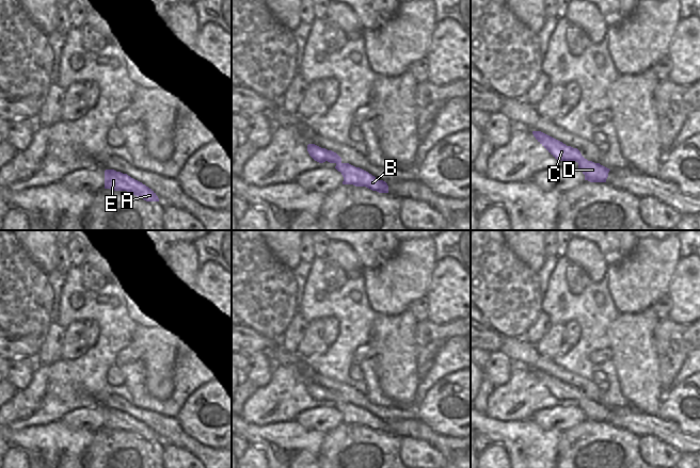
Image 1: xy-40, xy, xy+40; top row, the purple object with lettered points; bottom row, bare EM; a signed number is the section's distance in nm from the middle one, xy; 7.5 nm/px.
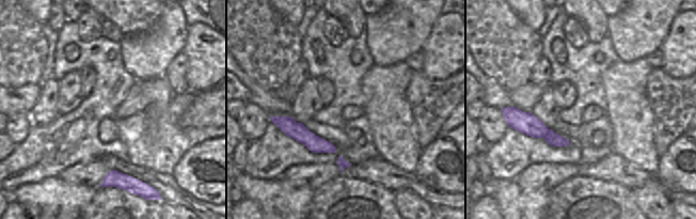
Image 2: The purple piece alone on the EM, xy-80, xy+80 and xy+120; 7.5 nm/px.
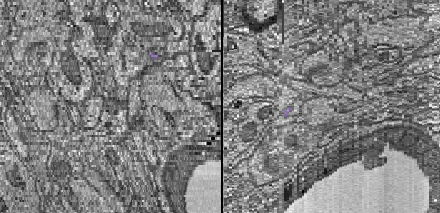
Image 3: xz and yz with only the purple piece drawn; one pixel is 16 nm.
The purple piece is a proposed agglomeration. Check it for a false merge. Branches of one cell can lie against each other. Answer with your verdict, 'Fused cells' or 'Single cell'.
Single cell.

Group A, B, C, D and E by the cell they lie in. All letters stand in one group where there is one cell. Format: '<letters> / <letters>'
A B C D E

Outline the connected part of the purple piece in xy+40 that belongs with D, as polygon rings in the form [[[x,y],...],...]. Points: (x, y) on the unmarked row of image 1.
[[[532,370],[536,378],[558,400],[575,400],[585,414],[585,419],[590,421],[606,421],[609,407],[585,398],[577,387],[567,385],[562,381],[541,371]]]

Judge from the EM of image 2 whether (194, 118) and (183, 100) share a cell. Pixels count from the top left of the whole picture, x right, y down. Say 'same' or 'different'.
different

